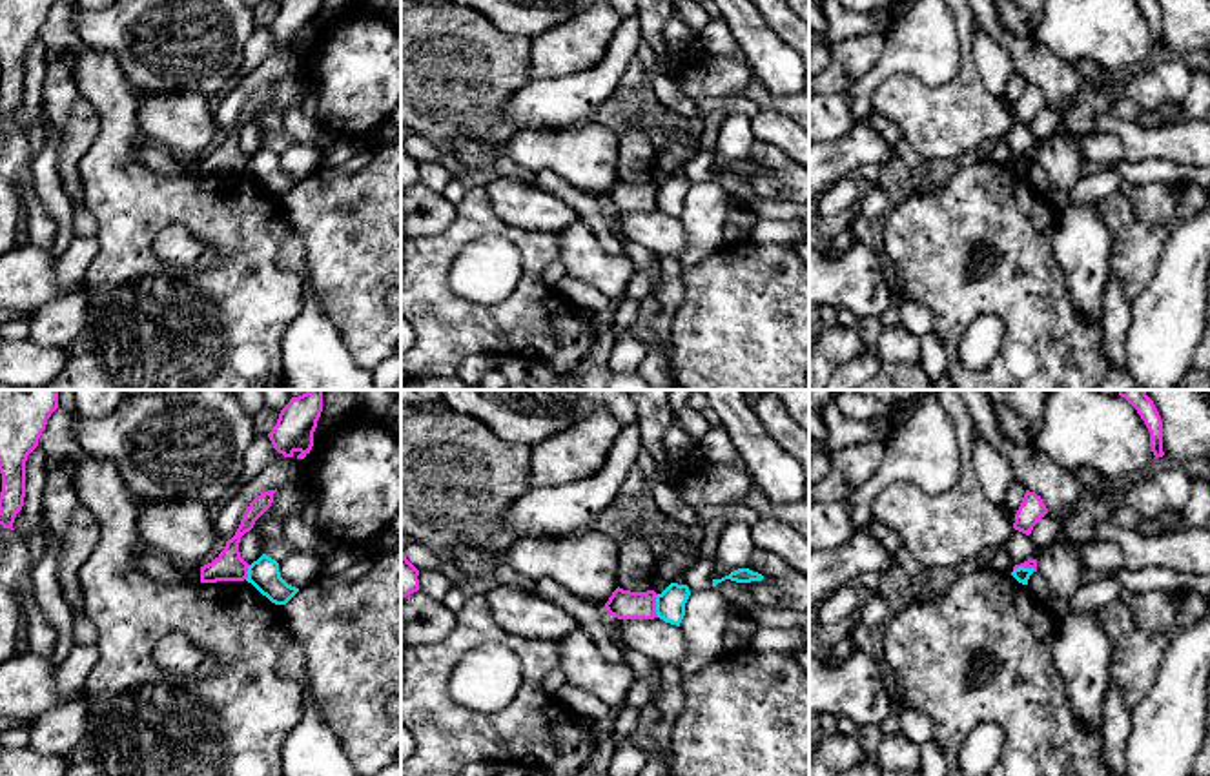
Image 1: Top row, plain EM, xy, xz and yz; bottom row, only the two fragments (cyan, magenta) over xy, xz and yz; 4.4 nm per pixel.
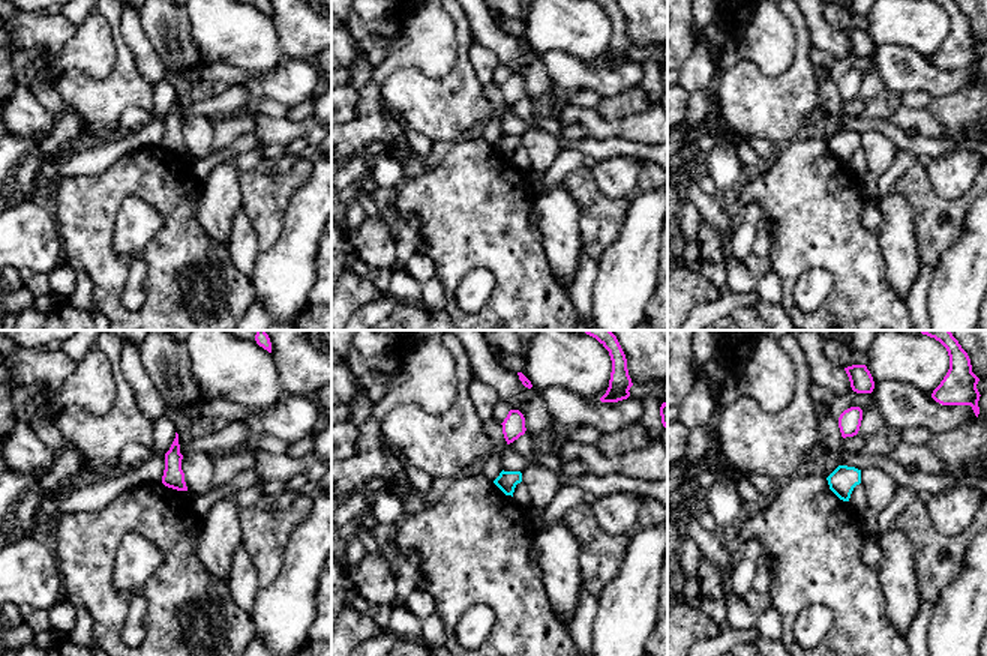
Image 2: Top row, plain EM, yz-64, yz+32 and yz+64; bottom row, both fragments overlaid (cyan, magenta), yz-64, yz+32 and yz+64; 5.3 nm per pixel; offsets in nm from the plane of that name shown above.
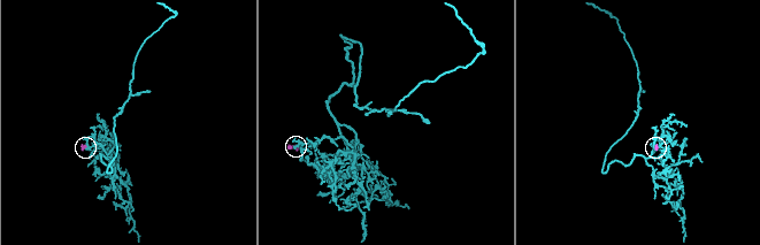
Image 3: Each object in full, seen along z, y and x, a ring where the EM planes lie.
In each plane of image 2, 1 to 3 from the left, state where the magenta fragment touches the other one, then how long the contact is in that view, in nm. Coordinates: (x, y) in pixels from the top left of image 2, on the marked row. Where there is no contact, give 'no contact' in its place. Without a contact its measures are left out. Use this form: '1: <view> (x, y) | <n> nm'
1: no contact
2: no contact
3: no contact

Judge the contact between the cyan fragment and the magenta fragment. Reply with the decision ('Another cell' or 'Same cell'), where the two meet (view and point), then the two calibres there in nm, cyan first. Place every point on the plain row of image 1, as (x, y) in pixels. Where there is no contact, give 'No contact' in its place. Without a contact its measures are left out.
Another cell. Touches cyan at xz (656, 197). Thickness 130 nm (cyan) against 130 nm

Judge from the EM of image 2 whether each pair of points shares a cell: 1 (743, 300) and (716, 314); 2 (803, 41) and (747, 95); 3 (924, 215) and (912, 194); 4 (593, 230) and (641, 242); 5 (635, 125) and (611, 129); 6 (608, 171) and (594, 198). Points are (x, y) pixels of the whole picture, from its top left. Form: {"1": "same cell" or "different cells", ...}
{"1": "same cell", "2": "same cell", "3": "same cell", "4": "different cells", "5": "same cell", "6": "different cells"}

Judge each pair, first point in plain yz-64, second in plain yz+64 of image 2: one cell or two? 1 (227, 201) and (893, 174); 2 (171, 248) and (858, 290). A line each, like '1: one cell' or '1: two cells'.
1: two cells
2: one cell

